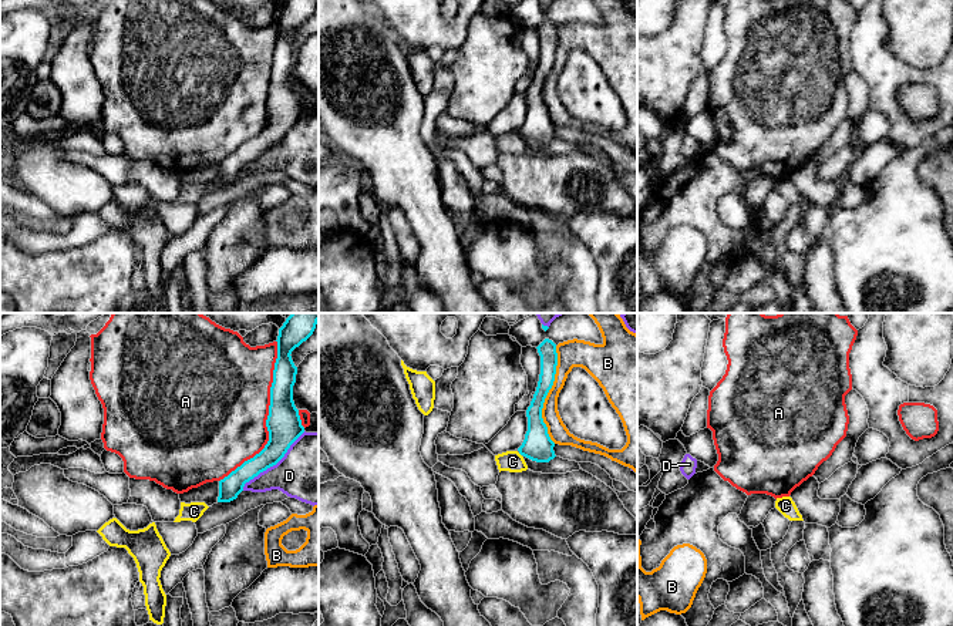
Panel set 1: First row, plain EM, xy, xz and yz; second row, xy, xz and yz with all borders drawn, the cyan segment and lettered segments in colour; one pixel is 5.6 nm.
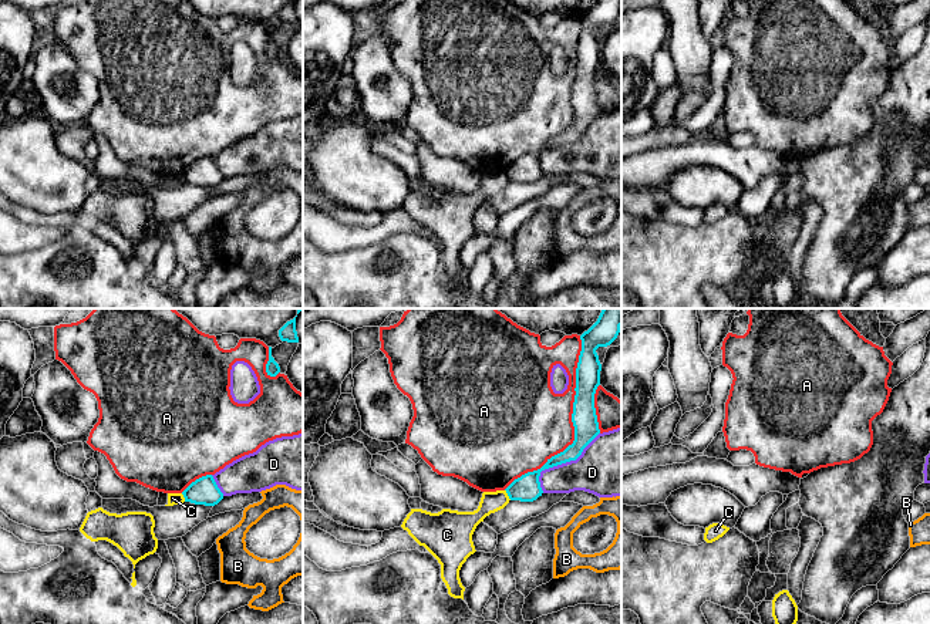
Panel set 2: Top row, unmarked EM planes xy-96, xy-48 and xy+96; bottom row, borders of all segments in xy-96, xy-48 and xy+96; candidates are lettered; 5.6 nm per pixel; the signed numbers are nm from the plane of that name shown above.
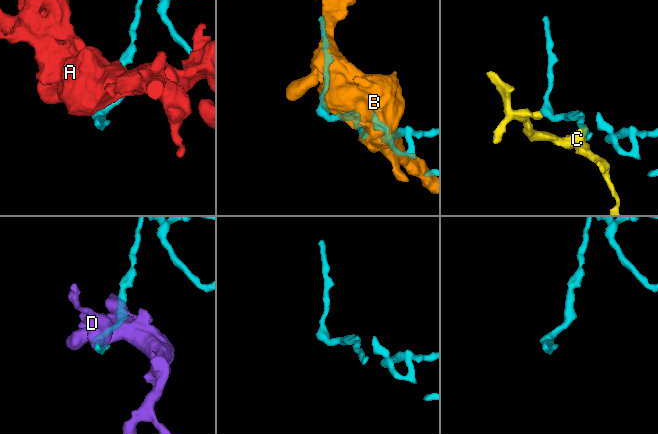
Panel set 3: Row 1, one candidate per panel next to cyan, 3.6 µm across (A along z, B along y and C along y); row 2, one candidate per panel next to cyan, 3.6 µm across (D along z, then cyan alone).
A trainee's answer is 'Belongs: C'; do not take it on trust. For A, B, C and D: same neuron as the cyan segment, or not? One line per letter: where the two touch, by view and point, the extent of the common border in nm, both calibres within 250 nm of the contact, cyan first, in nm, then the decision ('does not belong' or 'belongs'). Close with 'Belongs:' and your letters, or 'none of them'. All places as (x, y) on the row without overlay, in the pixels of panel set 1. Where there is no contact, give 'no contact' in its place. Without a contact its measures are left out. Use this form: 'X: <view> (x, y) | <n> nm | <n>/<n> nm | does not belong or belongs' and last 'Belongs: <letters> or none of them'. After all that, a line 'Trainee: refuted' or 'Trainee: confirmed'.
A: xy (268, 97) | 850 nm | 200/500 nm | does not belong
B: xz (546, 76) | 550 nm | 140/130 nm | does not belong
C: no contact | does not belong
D: xy (273, 145) | 480 nm | 200/400 nm | does not belong
Belongs: none of them
Trainee: refuted

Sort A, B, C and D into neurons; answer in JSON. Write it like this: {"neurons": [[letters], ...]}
{"neurons": [["A"], ["B"], ["C"], ["D"]]}

